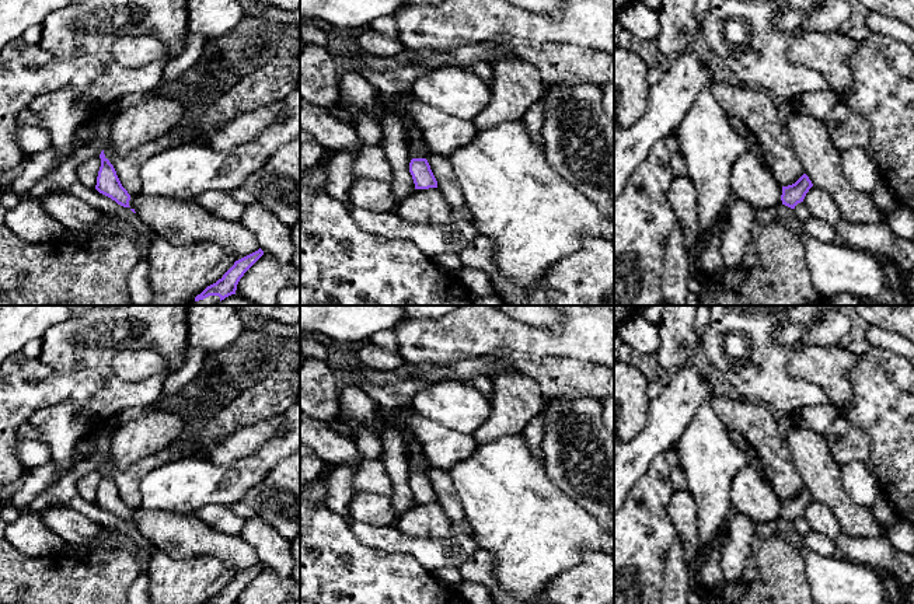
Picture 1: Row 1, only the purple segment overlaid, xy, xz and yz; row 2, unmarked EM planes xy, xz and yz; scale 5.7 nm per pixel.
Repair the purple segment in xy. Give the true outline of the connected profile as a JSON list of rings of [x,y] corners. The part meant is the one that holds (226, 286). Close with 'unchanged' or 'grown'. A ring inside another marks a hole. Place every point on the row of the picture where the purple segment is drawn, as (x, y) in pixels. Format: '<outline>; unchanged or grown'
[[[258,251],[238,259],[216,283],[207,286],[195,297],[193,306],[217,306],[226,297],[236,294],[237,284],[244,273],[264,255]]]; grown

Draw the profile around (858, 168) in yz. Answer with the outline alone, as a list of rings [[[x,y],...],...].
[[[851,147],[840,151],[840,163],[844,177],[854,189],[873,192],[880,174],[864,147]]]

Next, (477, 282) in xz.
[[[463,266],[457,276],[470,294],[481,297],[495,294],[491,277],[484,270]]]

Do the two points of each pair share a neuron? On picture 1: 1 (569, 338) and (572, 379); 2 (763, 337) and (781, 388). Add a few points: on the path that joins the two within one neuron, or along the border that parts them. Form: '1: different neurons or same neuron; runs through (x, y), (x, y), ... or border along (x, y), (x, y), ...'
1: different neurons; border along (536, 356), (569, 356), (599, 365)
2: same neuron; runs through (763, 349), (763, 366), (768, 376)

